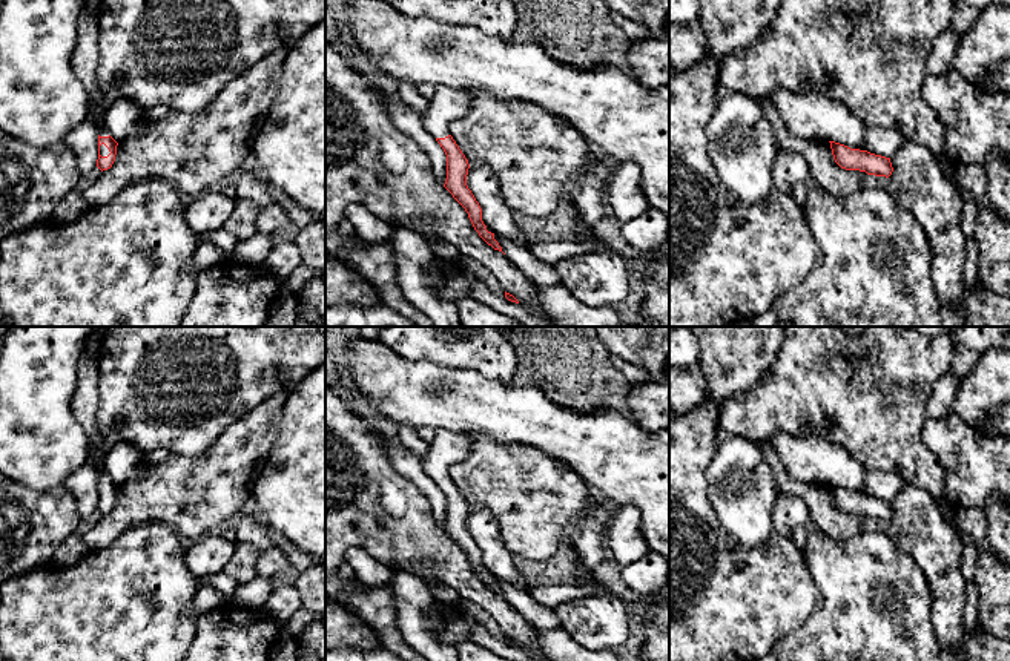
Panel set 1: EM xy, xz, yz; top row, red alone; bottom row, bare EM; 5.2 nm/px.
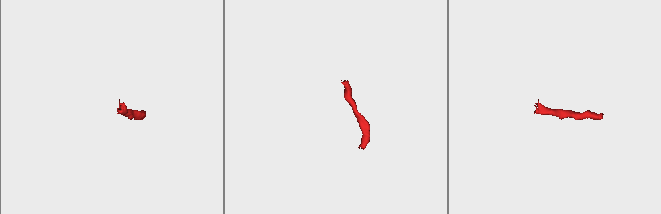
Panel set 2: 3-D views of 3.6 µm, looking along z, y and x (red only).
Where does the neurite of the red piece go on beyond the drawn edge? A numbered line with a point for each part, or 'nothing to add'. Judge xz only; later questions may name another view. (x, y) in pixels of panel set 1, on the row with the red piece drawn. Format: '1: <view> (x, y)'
1: xz (447, 105)

